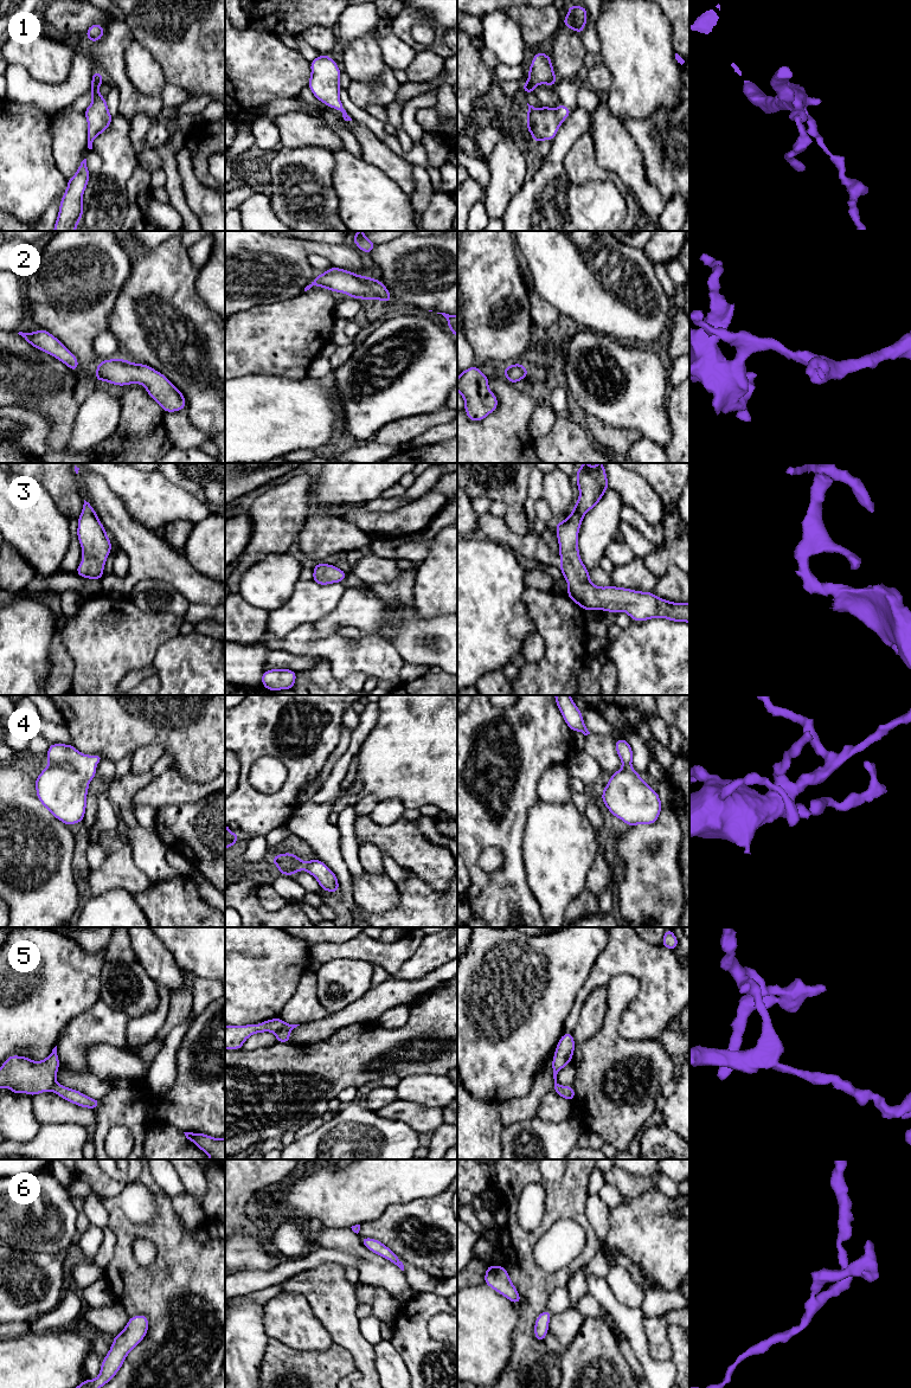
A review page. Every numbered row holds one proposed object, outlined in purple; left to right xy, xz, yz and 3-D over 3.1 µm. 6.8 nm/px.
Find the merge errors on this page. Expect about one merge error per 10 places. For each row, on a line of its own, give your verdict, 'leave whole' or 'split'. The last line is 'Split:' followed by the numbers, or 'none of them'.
1: leave whole
2: leave whole
3: leave whole
4: leave whole
5: split
6: leave whole
Split: 5

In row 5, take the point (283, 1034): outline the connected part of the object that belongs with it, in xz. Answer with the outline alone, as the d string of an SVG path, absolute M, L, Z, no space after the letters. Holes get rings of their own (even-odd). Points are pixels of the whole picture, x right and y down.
M286 1024L283 1029L281 1029L278 1033L275 1033L276 1042L289 1042L290 1043L289 1033L297 1026L300 1024Z

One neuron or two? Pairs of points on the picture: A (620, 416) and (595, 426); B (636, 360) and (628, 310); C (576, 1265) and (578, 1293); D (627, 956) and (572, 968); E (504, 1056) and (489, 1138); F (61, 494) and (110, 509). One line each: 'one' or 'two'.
A: two
B: two
C: two
D: two
E: two
F: two

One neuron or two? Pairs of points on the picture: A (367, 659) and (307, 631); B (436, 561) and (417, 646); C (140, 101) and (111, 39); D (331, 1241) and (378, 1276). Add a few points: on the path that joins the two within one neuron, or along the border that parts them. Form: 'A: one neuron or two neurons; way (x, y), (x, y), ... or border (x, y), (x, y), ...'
A: one neuron; way (350, 655), (345, 655), (334, 647), (314, 647)
B: two neurons; border (412, 605), (422, 617), (435, 617), (444, 612)
C: one neuron; way (124, 87), (111, 68), (111, 55)
D: one neuron; way (344, 1241), (353, 1245), (370, 1263)

